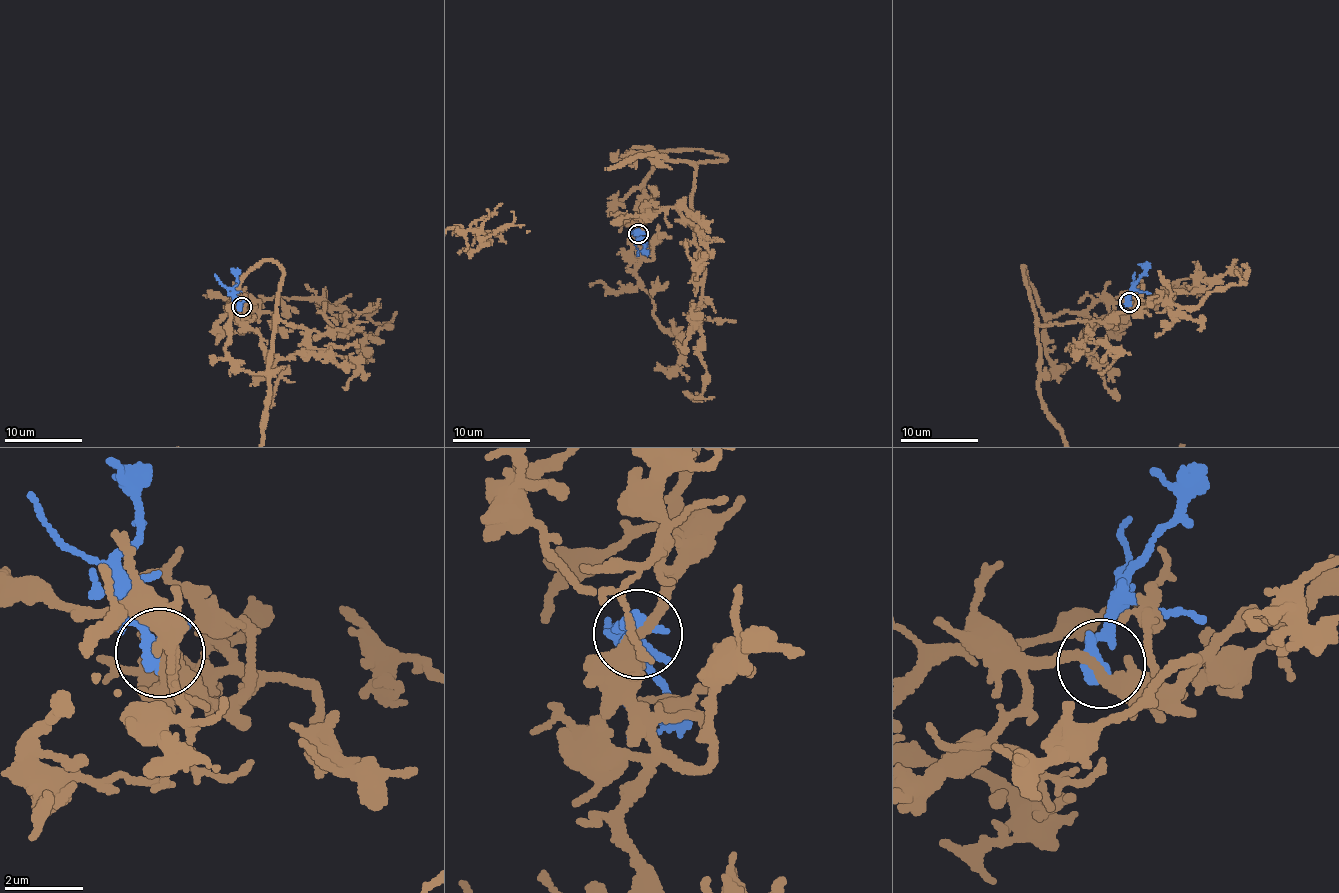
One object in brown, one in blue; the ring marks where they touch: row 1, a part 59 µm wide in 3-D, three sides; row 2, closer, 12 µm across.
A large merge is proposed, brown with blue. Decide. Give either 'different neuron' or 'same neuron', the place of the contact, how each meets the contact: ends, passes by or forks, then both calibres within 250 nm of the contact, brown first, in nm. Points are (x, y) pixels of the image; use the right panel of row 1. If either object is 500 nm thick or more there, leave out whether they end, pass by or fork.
different neuron; at (1129, 302); brown passes by; blue ends there; 320 nm thick on the brown side, 400 nm on the other

